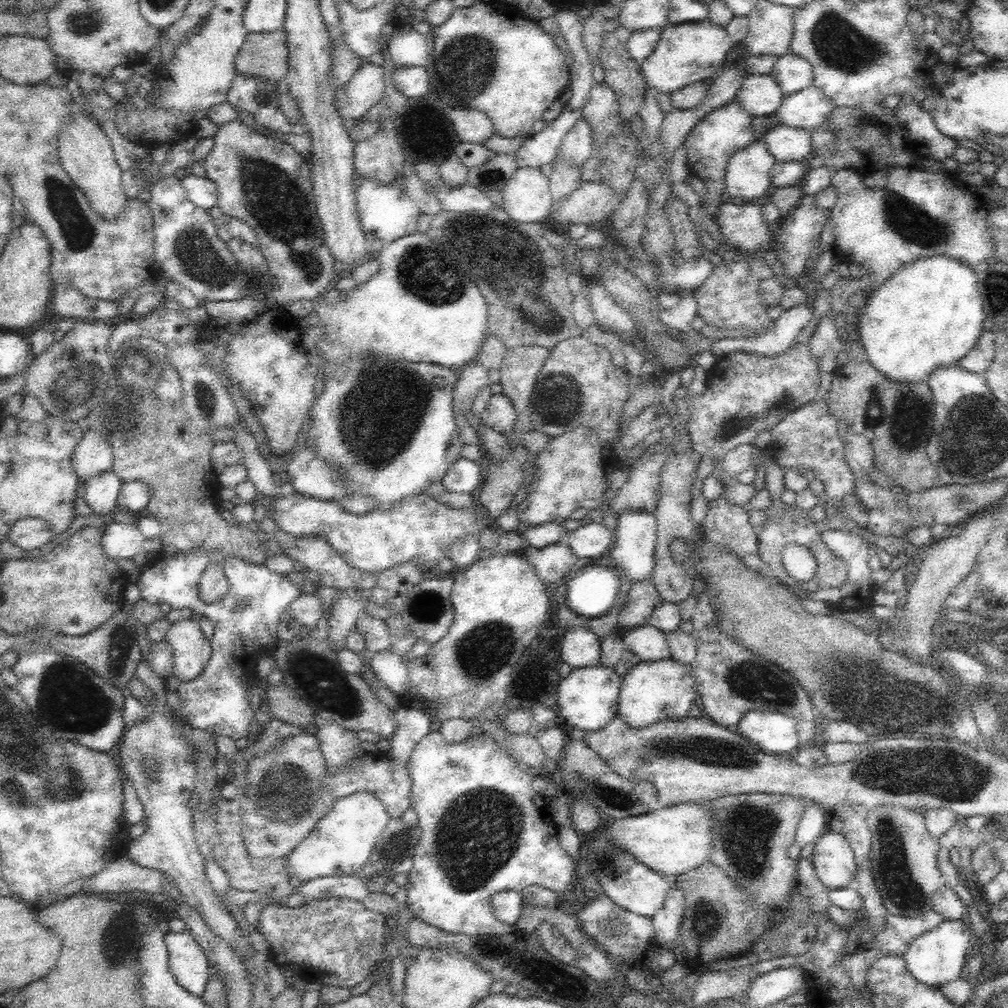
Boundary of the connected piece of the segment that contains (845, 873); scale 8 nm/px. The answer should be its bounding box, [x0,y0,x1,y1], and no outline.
[812,831,858,890]

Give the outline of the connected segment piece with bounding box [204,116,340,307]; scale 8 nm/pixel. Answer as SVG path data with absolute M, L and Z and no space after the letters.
M236 116L232 120L218 127L213 136L213 149L206 156L206 178L214 182L217 188L216 205L230 217L234 217L238 224L248 223L258 234L257 248L262 251L264 259L268 261L270 273L274 277L274 302L285 307L301 300L312 301L333 286L333 282L340 276L335 270L335 257L326 245L326 235L314 206L312 183L310 180L311 161L308 155L303 155L286 143L281 137L259 135L249 125L240 121Z

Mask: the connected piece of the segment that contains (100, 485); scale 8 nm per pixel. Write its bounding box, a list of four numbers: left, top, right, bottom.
[84,470,122,519]

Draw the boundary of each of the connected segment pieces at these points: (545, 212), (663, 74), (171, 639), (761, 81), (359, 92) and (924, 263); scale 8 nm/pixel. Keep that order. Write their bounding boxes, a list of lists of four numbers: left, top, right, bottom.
[[501,168,553,222],[641,18,734,109],[165,617,212,681],[735,74,784,117],[336,61,384,120],[855,256,986,382]]

